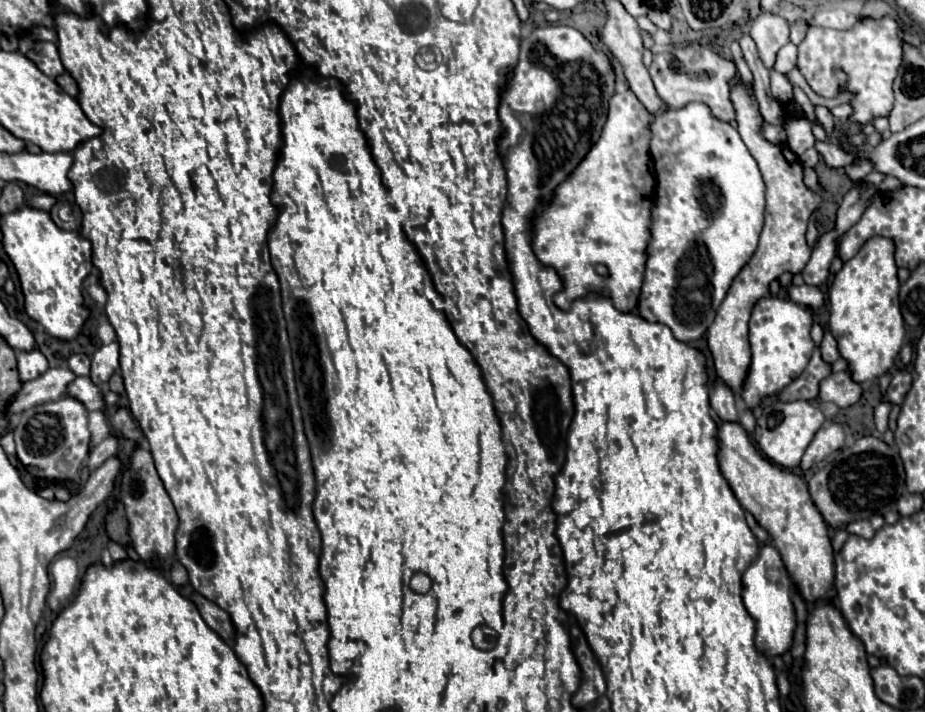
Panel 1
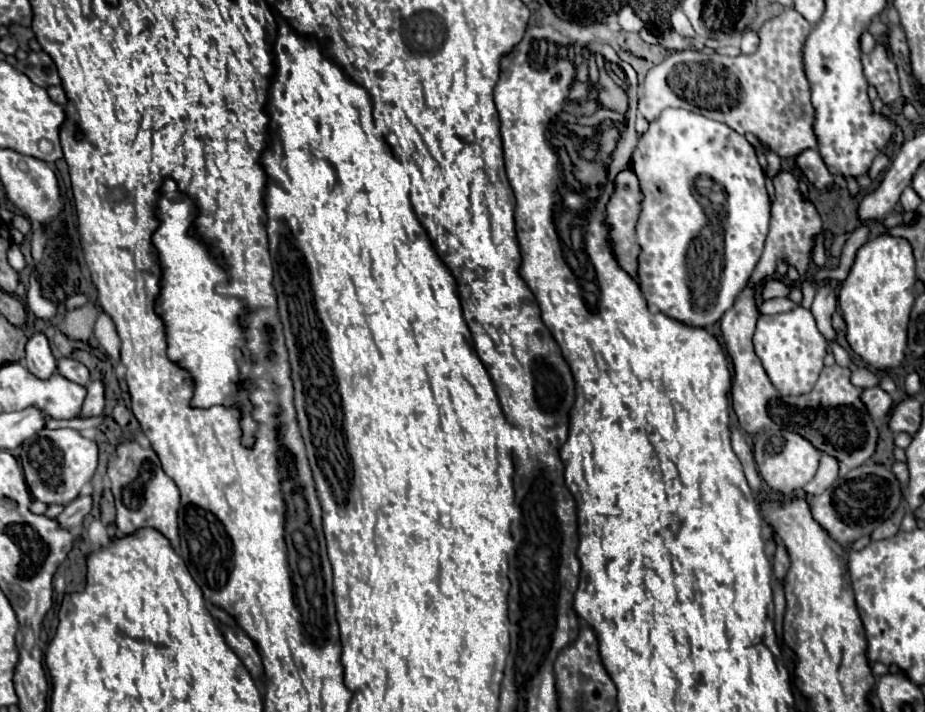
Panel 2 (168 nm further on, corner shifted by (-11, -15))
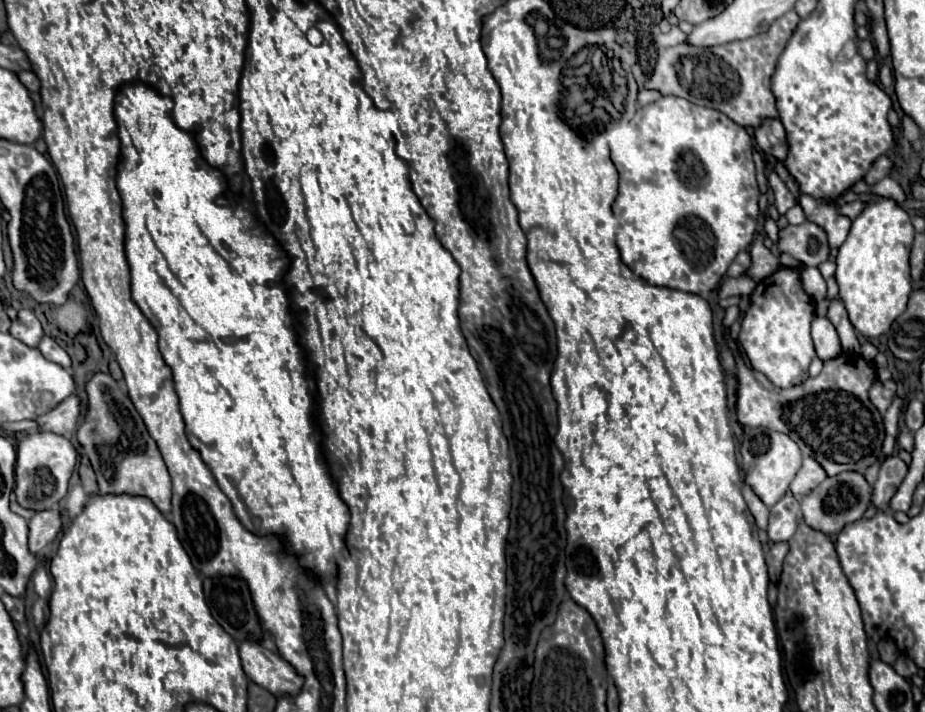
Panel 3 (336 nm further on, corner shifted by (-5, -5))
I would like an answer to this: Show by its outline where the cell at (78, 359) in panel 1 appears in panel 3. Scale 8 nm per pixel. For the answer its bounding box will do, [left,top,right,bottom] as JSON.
[37,335,71,369]

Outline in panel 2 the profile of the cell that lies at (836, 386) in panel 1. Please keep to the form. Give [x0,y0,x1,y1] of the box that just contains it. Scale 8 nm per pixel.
[861,387,893,419]

